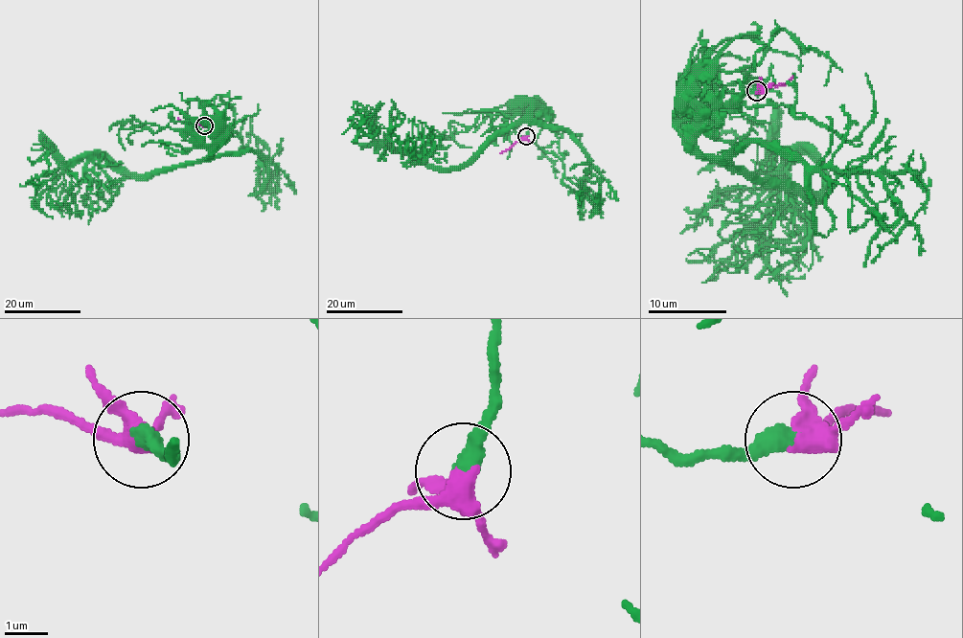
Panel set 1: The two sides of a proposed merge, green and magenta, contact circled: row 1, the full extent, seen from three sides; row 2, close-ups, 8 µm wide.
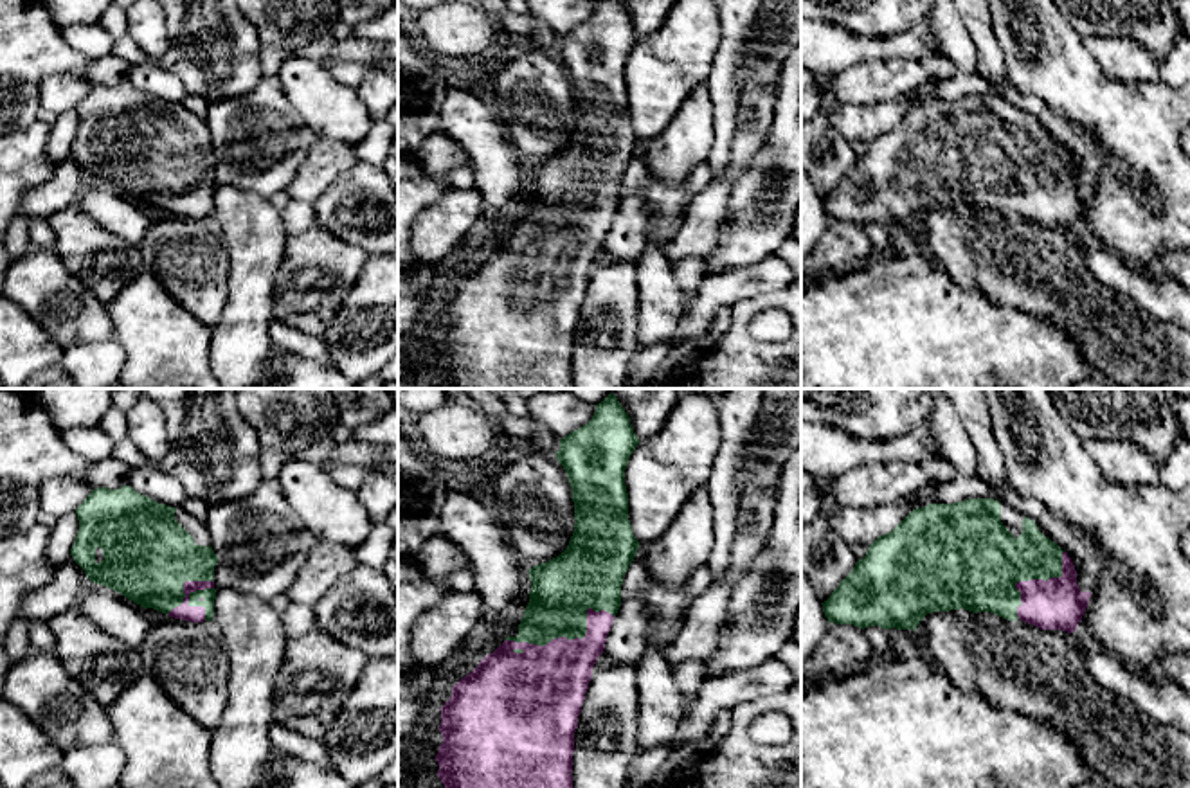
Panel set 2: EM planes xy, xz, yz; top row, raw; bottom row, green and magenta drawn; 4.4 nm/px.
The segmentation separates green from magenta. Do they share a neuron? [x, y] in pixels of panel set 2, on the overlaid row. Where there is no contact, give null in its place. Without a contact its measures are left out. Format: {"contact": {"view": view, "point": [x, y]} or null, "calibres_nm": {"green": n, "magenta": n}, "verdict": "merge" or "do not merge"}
{"contact": {"view": "xz", "point": [571, 639]}, "calibres_nm": {"green": 280, "magenta": 360}, "verdict": "merge"}

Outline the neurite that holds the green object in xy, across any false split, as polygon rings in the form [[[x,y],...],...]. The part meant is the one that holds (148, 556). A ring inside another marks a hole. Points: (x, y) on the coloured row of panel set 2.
[[[130,486],[92,489],[76,509],[79,531],[70,556],[92,583],[142,608],[212,621],[218,556],[211,545],[196,545],[175,513]]]

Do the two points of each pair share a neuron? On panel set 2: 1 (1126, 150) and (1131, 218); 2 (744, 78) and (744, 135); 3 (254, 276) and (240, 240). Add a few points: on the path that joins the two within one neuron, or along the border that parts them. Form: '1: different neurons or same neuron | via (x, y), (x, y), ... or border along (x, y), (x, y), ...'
1: same neuron | via (1151, 171), (1169, 198), (1169, 214), (1158, 222)
2: different neurons | border along (775, 89), (749, 85), (739, 98)
3: same neuron | via (252, 267), (252, 252), (249, 249)

